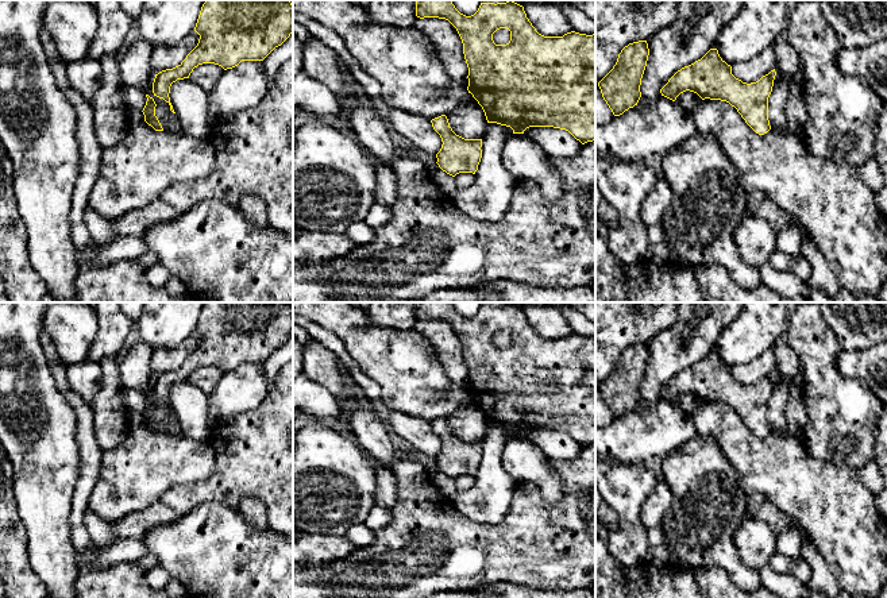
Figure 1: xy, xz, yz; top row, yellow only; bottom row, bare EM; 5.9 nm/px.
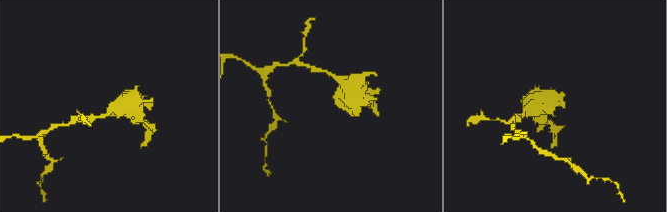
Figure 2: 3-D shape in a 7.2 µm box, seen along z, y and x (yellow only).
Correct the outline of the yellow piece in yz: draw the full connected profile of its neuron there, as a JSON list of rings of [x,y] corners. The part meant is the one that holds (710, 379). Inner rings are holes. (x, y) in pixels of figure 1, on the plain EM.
[[[710,351],[701,362],[678,373],[660,396],[672,404],[686,393],[702,402],[726,404],[756,436],[764,437],[771,432],[768,400],[775,378],[774,371],[756,385],[743,385],[732,377],[732,369],[720,359],[718,352]]]

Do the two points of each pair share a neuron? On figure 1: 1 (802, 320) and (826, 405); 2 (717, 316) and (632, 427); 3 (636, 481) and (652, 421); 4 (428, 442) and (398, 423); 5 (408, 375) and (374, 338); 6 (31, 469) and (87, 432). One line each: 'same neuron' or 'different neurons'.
1: same neuron
2: same neuron
3: different neurons
4: same neuron
5: same neuron
6: different neurons

